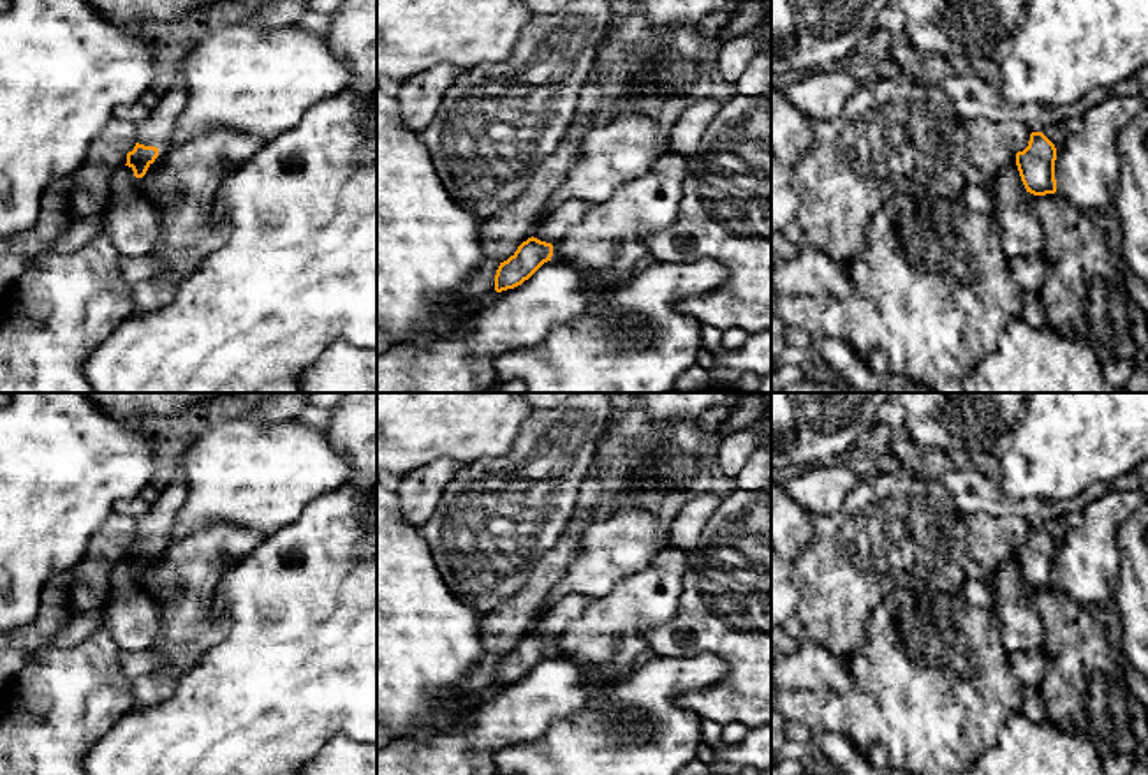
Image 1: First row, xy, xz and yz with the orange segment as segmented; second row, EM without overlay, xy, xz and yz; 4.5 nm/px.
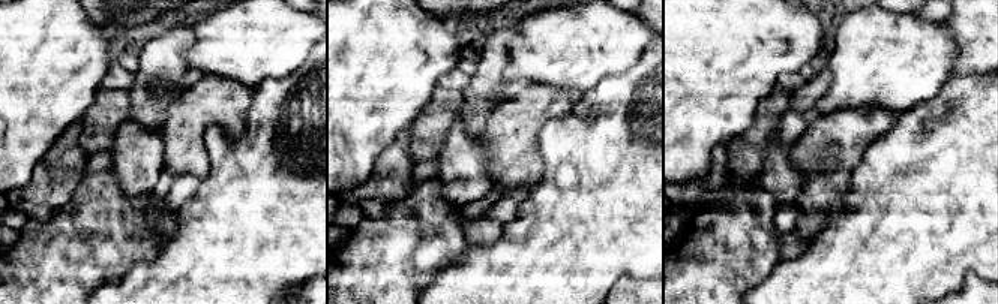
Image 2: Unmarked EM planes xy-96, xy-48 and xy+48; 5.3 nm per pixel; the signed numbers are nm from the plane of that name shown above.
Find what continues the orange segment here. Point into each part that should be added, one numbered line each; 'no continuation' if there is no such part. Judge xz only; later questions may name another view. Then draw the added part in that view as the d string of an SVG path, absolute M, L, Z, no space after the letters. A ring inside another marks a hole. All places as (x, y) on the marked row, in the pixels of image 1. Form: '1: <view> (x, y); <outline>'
1: xz (555, 228); M565 201L555 213L537 225L534 238L551 245L562 241L569 231L586 217L588 210L590 204L585 201Z

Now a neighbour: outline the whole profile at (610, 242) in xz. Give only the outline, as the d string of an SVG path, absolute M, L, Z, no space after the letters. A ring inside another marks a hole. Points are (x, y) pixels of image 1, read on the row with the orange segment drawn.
M664 151L646 174L622 185L607 201L590 206L586 217L553 245L551 259L585 269L588 285L630 275L650 257L644 234L674 224L692 167L688 157Z

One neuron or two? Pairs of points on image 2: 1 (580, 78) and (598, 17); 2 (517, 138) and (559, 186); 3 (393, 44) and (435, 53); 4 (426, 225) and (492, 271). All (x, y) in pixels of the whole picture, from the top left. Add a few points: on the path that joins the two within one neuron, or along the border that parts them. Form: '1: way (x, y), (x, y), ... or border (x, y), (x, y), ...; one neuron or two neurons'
1: way (580, 63), (580, 48), (596, 32); one neuron
2: border (539, 134), (542, 178), (532, 189); two neurons
3: way (404, 48), (425, 48); one neuron
4: border (470, 247), (459, 259), (438, 273); two neurons

